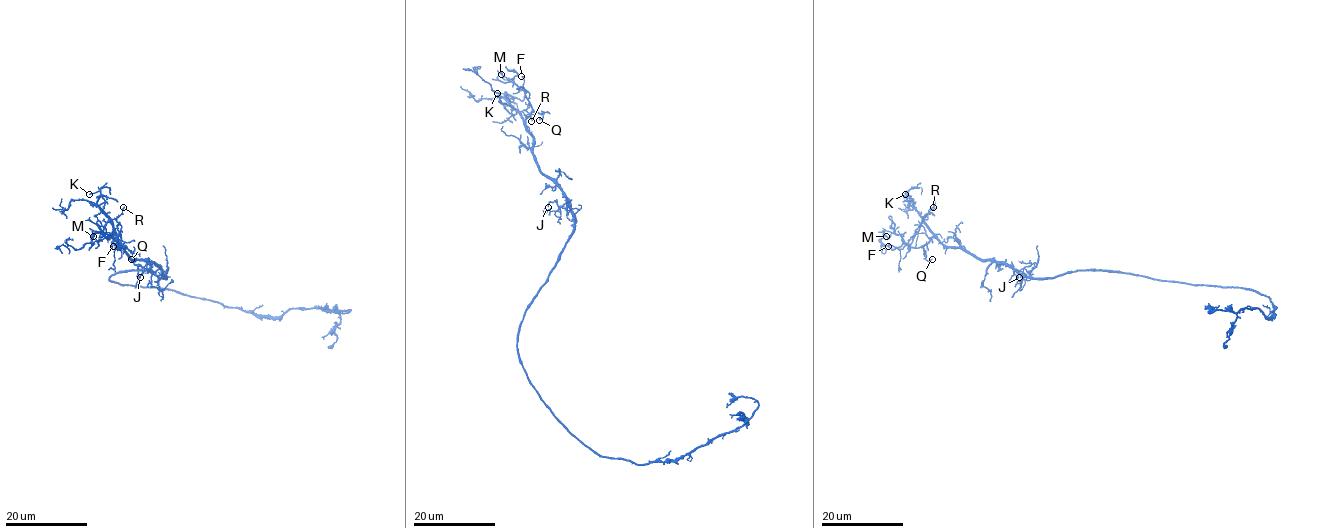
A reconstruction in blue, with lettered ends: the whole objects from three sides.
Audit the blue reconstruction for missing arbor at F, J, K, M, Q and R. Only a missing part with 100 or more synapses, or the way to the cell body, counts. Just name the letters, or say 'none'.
none

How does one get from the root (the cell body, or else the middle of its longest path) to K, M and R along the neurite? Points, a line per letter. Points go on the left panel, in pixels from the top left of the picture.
K: (109, 279), (130, 270), (165, 278), (155, 264), (132, 260), (124, 252), (97, 204), (100, 192), (89, 194)
M: (109, 279), (130, 270), (165, 278), (155, 264), (132, 260), (117, 237), (122, 248), (110, 234), (93, 236)
R: (109, 279), (130, 270), (165, 278), (155, 264), (132, 260), (124, 252), (112, 223), (123, 207)

